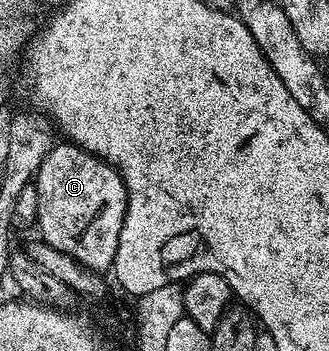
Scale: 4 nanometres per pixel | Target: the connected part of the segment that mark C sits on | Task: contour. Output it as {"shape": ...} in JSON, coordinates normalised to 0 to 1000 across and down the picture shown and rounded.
{"shape":[[[179,402],[155,416],[125,459],[100,507],[112,538],[112,670],[134,692],[161,698],[185,721],[219,726],[246,755],[304,778],[347,764],[350,724],[362,707],[368,652],[386,604],[386,541],[362,490],[289,442],[274,442],[255,419],[228,407]]]}

